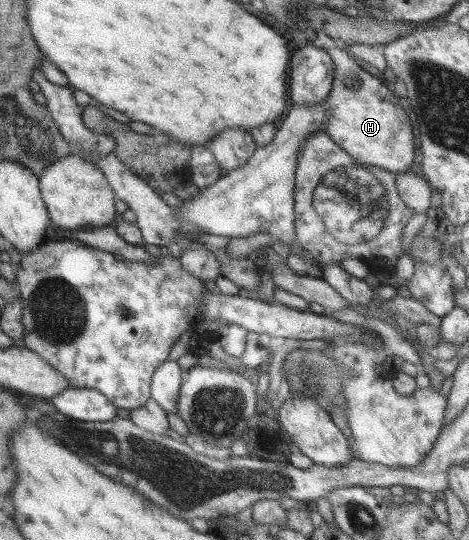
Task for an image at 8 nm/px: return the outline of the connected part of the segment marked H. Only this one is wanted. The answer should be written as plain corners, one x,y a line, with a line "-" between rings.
329,46
326,52
334,65
334,77
324,101
328,119
322,130
357,163
395,175
408,171
415,152
413,134
392,86
357,66
345,50

